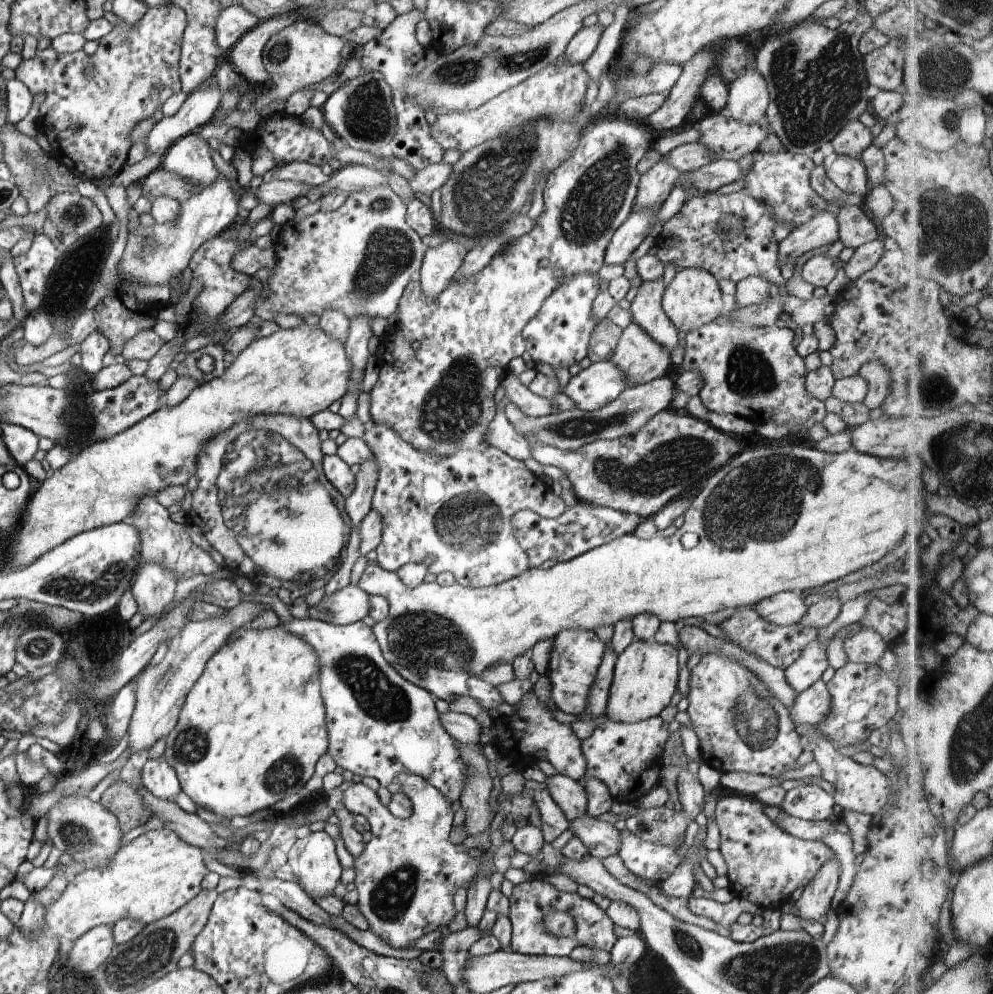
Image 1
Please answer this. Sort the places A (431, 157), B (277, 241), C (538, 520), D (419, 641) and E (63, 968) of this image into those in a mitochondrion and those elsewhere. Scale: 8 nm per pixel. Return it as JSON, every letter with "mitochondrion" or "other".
{"A":"other","B":"other","C":"other","D":"mitochondrion","E":"other"}

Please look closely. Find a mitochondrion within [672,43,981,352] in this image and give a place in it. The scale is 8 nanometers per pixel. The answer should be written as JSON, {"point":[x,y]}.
{"point":[949,119]}

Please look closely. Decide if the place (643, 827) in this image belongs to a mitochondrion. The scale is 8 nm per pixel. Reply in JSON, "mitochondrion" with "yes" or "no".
{"mitochondrion":"no"}

